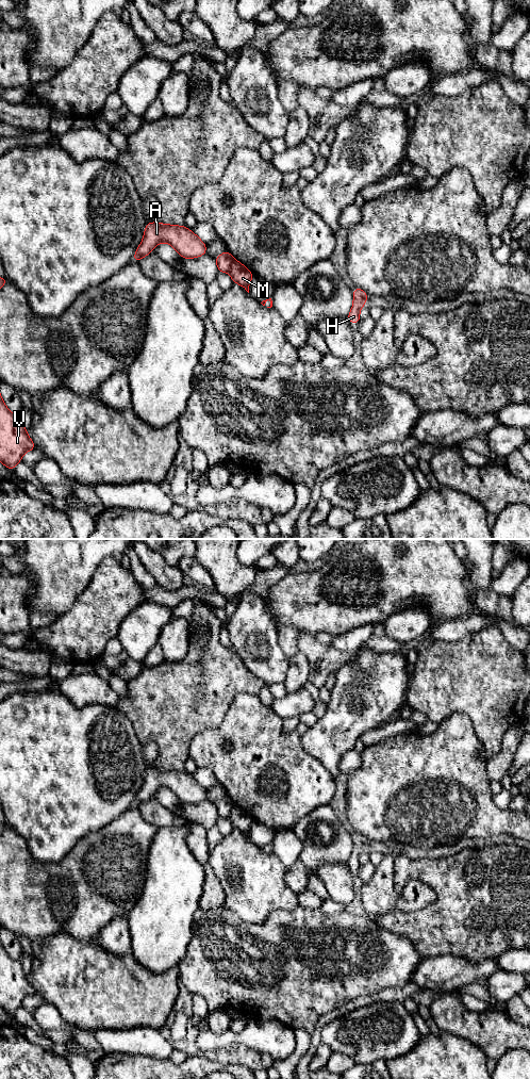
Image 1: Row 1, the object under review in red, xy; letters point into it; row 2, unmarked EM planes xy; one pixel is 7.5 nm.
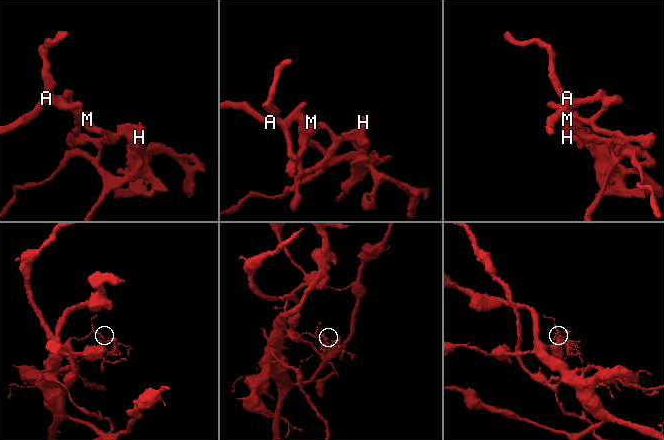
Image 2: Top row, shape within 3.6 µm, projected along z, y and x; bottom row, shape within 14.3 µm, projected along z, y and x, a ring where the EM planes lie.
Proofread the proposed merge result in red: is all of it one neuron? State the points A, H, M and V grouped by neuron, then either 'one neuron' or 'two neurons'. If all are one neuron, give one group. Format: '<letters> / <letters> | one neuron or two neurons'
A V / H M | two neurons

